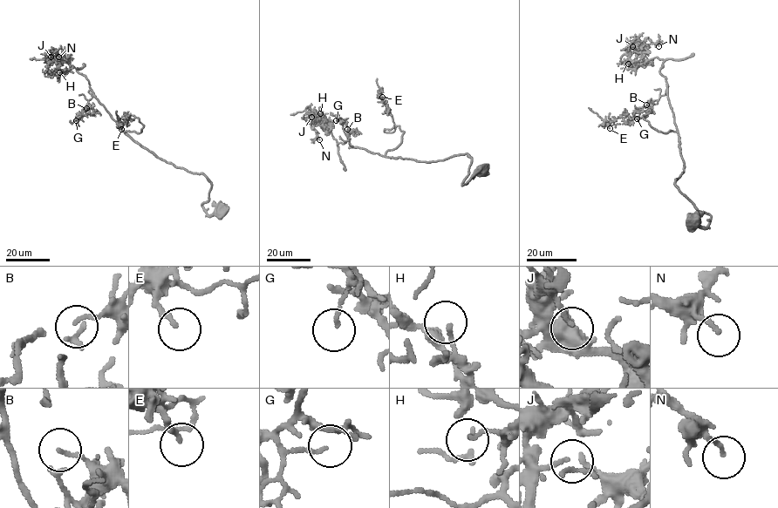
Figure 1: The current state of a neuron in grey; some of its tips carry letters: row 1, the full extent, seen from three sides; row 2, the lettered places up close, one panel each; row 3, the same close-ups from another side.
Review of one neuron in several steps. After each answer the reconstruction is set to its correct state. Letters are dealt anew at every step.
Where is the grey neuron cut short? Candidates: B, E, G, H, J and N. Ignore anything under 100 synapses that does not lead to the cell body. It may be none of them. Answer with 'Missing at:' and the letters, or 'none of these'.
Missing at: none of these

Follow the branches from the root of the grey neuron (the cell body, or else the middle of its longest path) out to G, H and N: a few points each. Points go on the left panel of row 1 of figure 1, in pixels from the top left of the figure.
G: (223, 209), (208, 215), (202, 204), (208, 199), (210, 182), (133, 141), (91, 90), (89, 106), (76, 120)
H: (223, 209), (204, 209), (211, 183), (203, 174), (133, 141), (85, 76), (72, 66), (59, 72)
N: (223, 209), (208, 215), (202, 204), (210, 182), (133, 141), (87, 78), (65, 59), (52, 58), (58, 57)

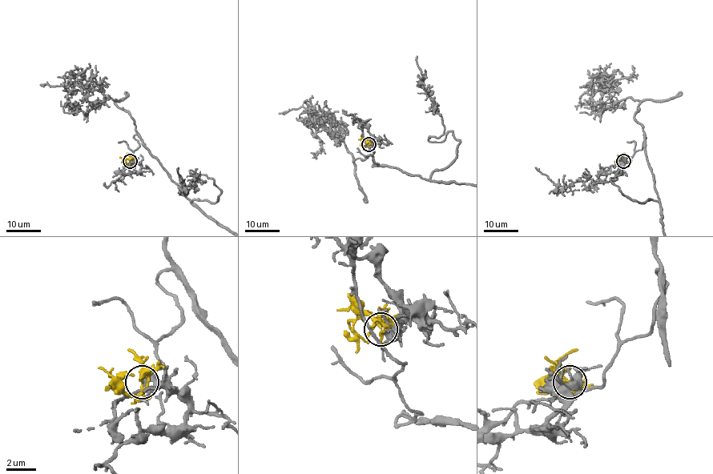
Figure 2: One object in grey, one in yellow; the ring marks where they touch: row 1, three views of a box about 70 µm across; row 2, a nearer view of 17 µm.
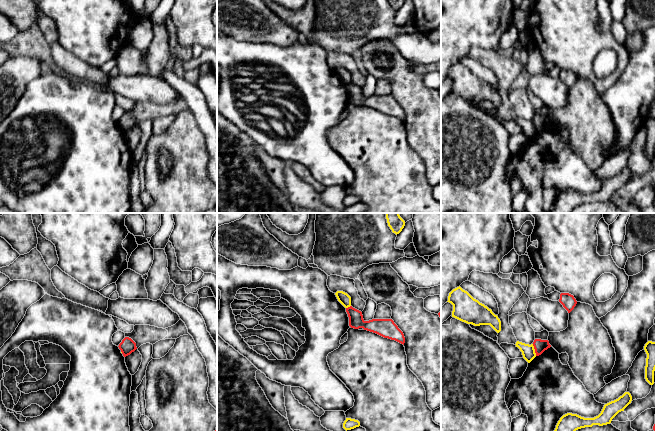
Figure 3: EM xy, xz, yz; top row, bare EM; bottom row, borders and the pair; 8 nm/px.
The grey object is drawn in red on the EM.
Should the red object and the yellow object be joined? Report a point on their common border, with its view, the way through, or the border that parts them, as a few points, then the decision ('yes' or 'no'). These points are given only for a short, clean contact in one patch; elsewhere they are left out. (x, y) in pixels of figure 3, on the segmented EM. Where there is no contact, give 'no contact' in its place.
meets red in yz at (535, 350); border along yz (532, 344), (536, 355); no

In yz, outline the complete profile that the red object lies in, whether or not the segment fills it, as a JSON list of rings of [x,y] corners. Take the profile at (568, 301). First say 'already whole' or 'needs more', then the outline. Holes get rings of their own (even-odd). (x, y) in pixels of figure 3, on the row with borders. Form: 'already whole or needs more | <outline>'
already whole | [[[561,293],[559,302],[568,311],[568,313],[570,313],[577,304],[577,301],[574,296],[569,293]]]

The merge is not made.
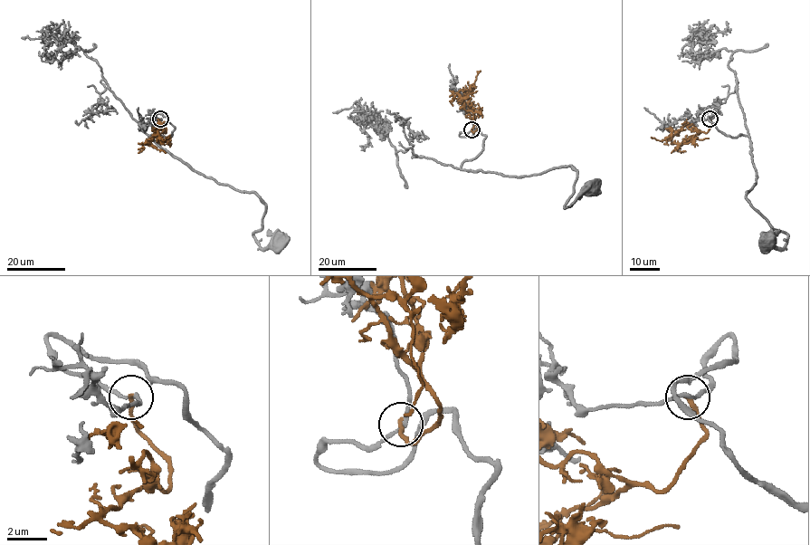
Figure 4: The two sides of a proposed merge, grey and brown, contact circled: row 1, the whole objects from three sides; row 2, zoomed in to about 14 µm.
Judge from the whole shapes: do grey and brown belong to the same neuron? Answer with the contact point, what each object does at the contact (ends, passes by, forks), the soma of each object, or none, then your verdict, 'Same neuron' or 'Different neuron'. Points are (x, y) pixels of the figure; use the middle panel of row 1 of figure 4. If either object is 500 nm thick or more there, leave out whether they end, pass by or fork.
Place: (471, 129). At the ring grey forks. At the ring brown ends. Soma of grey: (592, 187). Soma of brown: none. Same neuron

